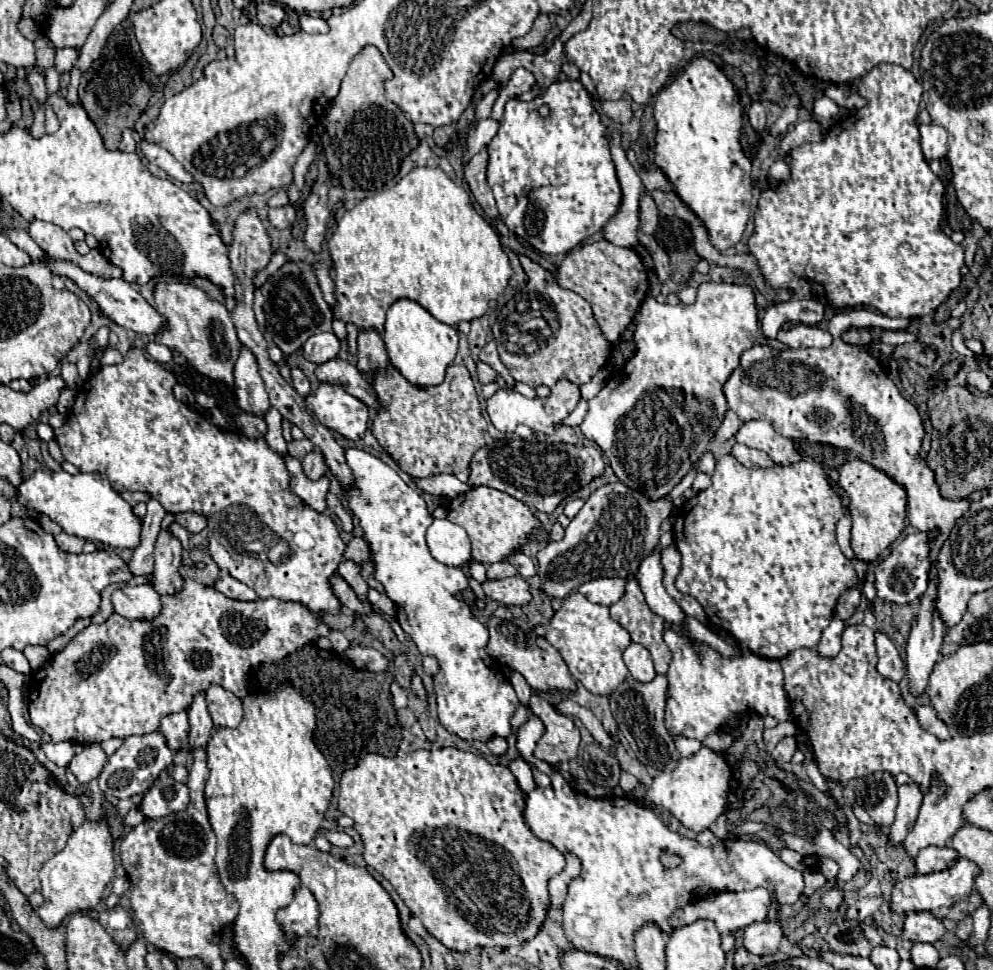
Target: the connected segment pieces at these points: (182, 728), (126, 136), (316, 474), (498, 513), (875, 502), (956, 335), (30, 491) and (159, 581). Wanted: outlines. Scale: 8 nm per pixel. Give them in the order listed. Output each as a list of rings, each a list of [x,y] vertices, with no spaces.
[[[187,711],[181,713],[171,713],[161,719],[159,725],[161,735],[167,741],[167,747],[171,751],[179,751],[187,743],[187,733],[189,733],[189,721],[187,721]]]
[[[126,129],[123,131],[122,138],[119,143],[119,150],[125,153],[131,153],[136,151],[136,142],[133,141],[131,129]]]
[[[311,451],[311,453],[307,453],[301,465],[303,465],[305,475],[307,475],[311,481],[321,479],[323,473],[325,473],[325,459],[323,459],[323,455],[321,455],[319,451]]]
[[[473,487],[467,495],[455,497],[447,509],[447,519],[451,523],[461,525],[467,531],[471,539],[473,559],[485,565],[491,565],[511,555],[539,527],[537,517],[531,513],[531,509],[525,503],[491,487]]]
[[[849,459],[839,467],[839,485],[849,493],[853,539],[851,547],[861,561],[875,561],[907,525],[907,493],[885,471],[861,461]]]
[[[956,329],[954,331],[951,339],[953,348],[955,350],[958,350],[958,352],[960,352],[961,355],[977,358],[976,354],[965,346],[964,339],[959,329]]]
[[[37,471],[33,477],[21,483],[17,493],[19,503],[51,517],[69,535],[119,549],[135,549],[141,543],[141,519],[133,513],[133,507],[111,487],[107,475],[101,477],[101,473],[69,475],[67,471]]]
[[[161,529],[153,549],[155,557],[153,587],[159,595],[173,595],[183,589],[183,579],[179,577],[181,553],[183,553],[181,541],[173,537],[169,529]]]

